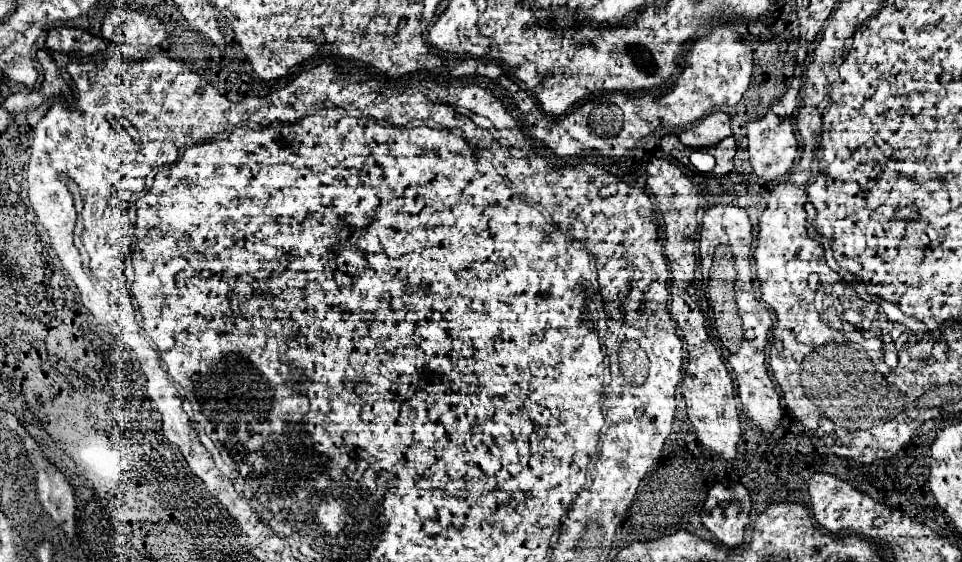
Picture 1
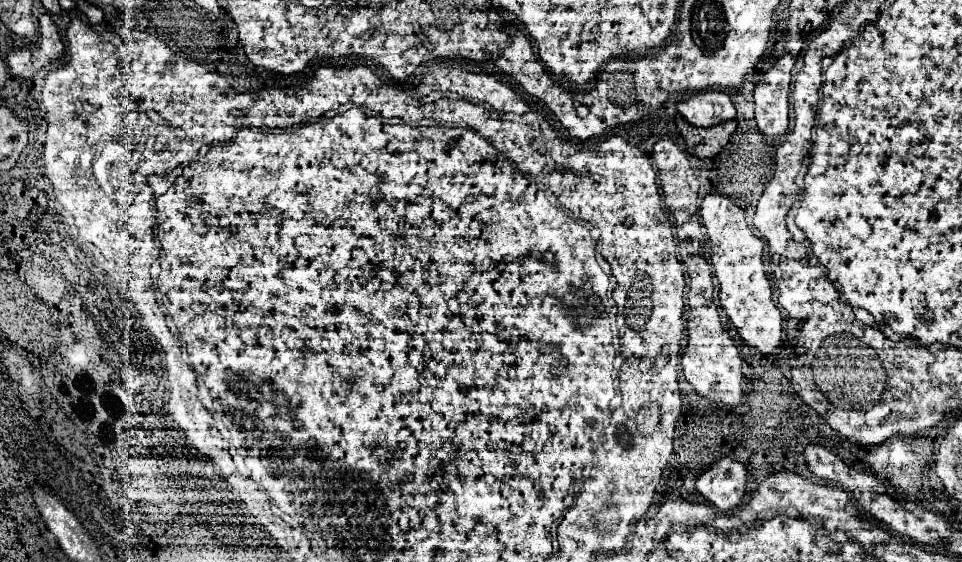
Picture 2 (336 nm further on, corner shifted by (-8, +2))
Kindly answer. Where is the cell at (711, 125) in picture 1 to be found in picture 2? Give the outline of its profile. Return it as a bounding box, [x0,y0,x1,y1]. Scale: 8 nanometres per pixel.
[678,91,736,127]

